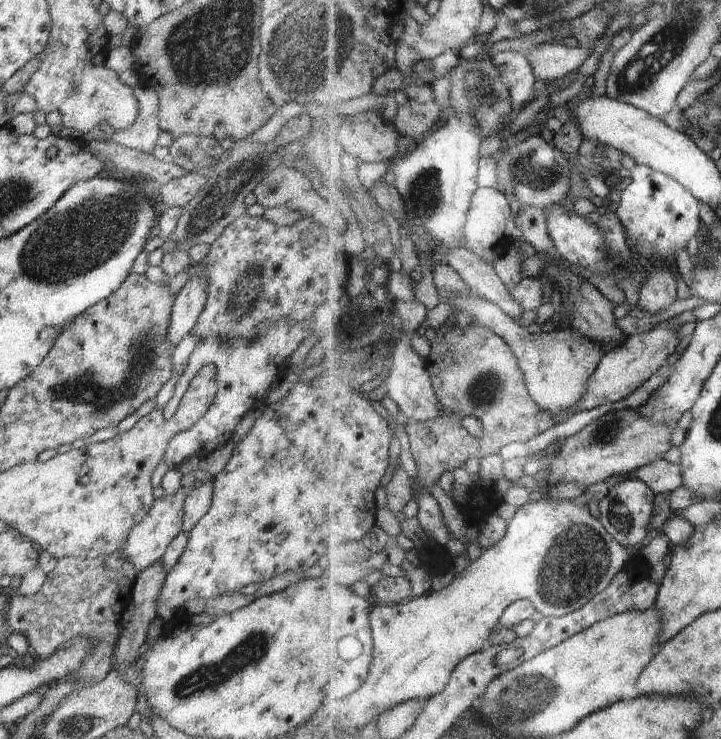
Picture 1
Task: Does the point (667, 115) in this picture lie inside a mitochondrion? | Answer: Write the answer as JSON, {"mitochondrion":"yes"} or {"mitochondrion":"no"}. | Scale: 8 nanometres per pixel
{"mitochondrion":"no"}

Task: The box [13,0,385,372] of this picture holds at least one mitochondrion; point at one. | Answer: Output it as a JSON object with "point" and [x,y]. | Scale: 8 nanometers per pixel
{"point":[62,249]}

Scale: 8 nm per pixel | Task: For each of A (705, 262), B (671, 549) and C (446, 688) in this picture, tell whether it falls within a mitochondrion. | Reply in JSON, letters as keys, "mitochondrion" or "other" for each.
{"A":"other","B":"other","C":"other"}

